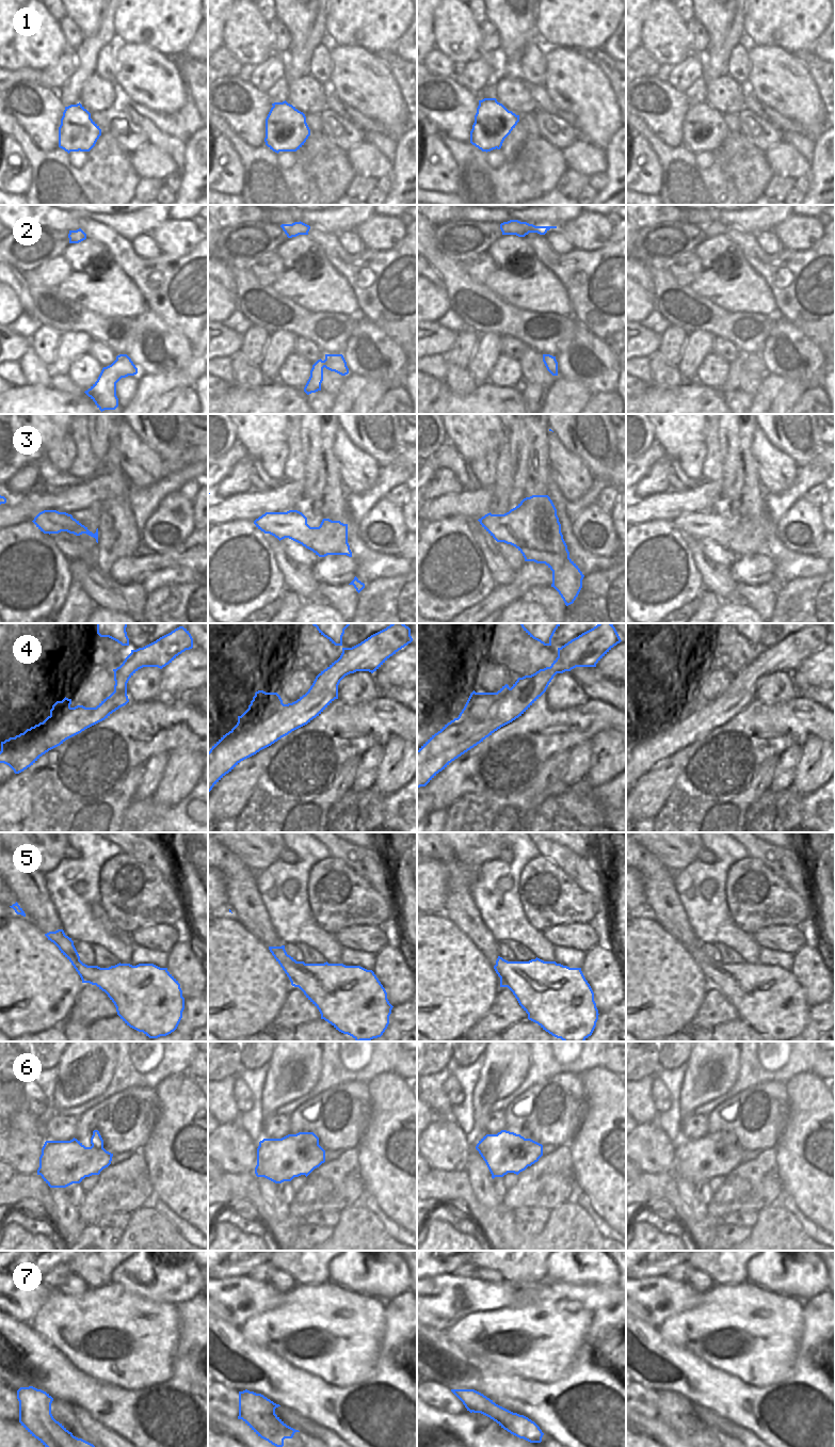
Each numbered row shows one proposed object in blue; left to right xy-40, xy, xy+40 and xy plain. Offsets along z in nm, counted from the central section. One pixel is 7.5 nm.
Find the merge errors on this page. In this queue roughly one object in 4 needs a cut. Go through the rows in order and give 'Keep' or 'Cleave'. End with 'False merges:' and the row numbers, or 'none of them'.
1: Keep
2: Keep
3: Keep
4: Cleave
5: Keep
6: Keep
7: Cleave
False merges: 4, 7

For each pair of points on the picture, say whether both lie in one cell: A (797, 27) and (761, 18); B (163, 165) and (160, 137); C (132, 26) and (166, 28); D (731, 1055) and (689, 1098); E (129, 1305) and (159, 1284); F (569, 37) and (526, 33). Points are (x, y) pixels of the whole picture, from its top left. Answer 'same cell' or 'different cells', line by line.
A: same cell
B: different cells
C: same cell
D: same cell
E: different cells
F: different cells

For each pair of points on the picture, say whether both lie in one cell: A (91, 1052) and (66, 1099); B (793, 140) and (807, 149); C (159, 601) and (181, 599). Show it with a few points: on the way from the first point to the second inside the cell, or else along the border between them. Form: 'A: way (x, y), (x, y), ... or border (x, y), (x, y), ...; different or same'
A: way (86, 1064), (73, 1087); same
B: way (797, 140), (804, 146); same
C: way (164, 600), (176, 600); same

